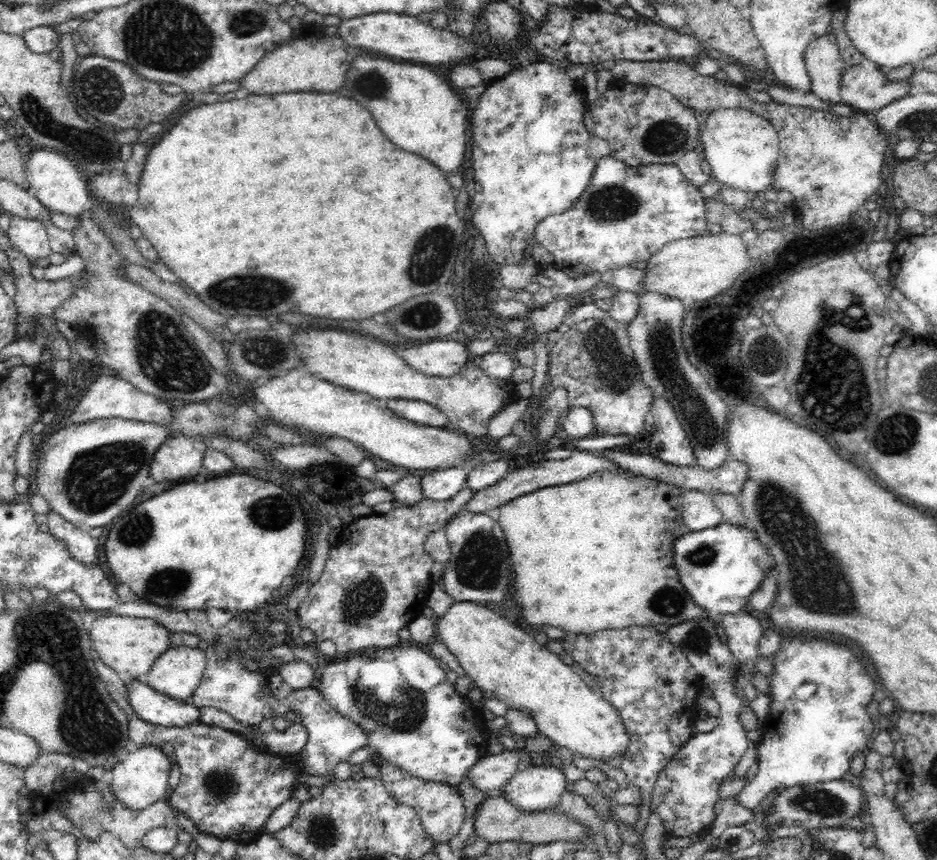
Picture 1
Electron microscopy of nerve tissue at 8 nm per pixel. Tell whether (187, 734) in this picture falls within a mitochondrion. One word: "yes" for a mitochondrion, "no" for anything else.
no

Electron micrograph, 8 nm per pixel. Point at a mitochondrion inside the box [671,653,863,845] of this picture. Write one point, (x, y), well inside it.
(824, 804)

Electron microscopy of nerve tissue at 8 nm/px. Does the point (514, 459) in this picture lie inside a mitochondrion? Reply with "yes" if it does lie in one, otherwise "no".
no

